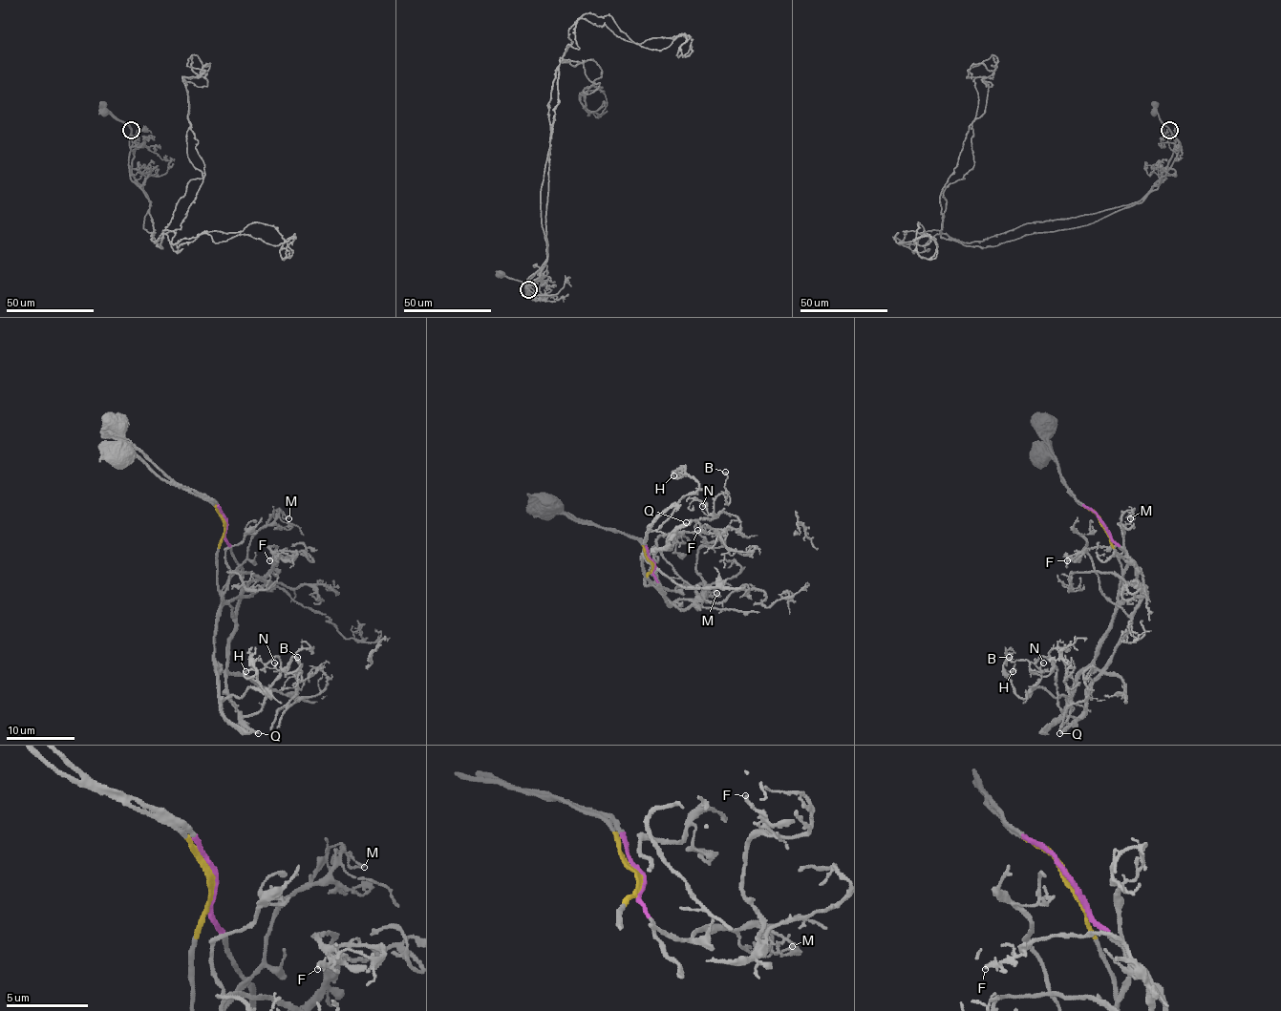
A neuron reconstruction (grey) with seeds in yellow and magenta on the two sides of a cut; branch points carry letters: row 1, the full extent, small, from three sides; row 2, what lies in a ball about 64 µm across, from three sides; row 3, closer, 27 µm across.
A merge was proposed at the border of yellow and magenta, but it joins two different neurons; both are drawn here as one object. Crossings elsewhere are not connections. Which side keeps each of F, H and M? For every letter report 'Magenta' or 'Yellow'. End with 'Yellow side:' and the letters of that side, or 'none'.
F: Magenta
H: Yellow
M: Yellow
Yellow side: H, M

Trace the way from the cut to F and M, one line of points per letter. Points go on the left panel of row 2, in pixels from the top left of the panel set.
F: (225, 523), (225, 544), (238, 562), (243, 585), (266, 571), (274, 546), (268, 547), (274, 558), (268, 561)
M: (225, 523), (218, 551), (218, 588), (221, 592), (229, 575), (245, 559), (250, 538), (279, 512), (289, 518)

